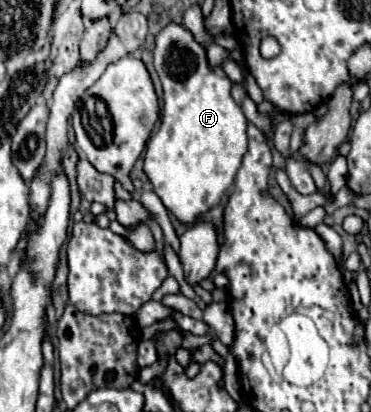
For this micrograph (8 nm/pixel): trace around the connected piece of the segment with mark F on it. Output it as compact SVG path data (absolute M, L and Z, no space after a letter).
M179 24L165 26L155 44L155 70L163 84L163 116L157 134L151 136L145 150L143 172L153 184L153 192L161 198L165 208L183 224L193 224L207 210L217 206L233 184L235 174L241 166L241 158L247 152L247 118L239 104L231 98L233 82L227 78L223 68L209 68L205 48L193 40L191 32Z

